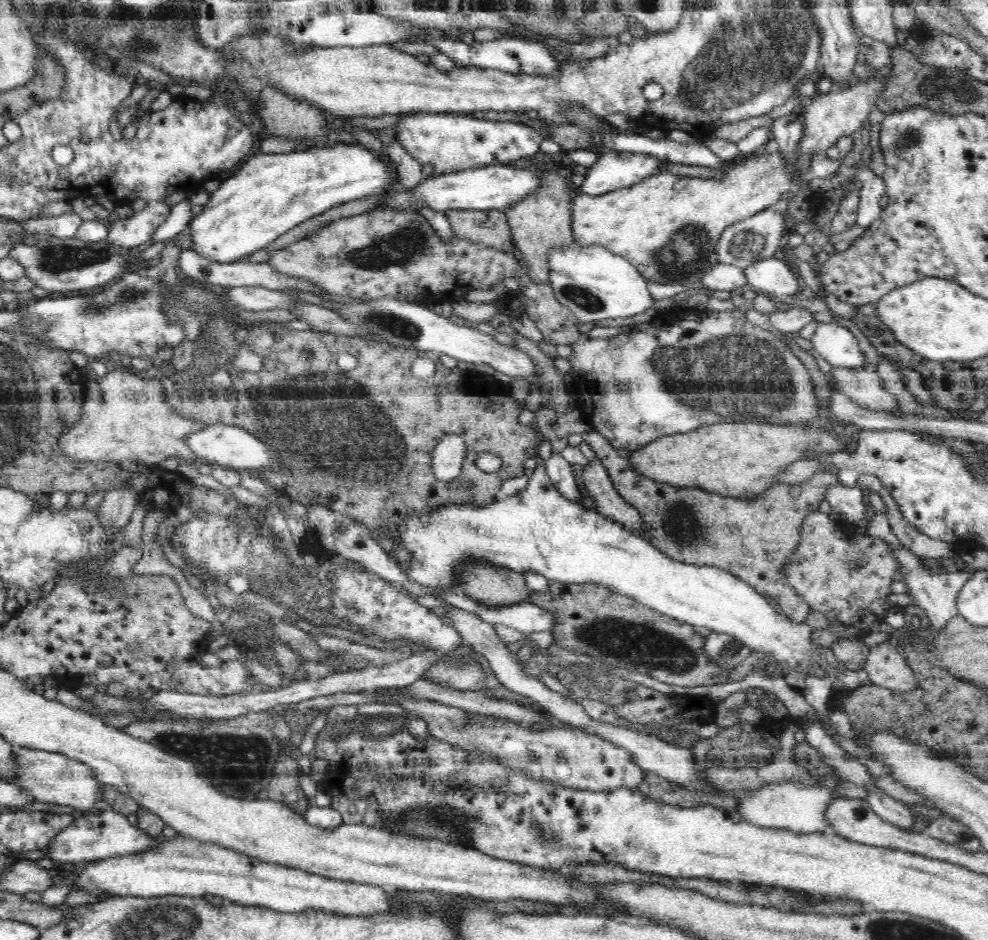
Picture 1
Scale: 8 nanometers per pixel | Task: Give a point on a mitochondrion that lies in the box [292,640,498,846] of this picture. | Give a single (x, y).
(363, 781)

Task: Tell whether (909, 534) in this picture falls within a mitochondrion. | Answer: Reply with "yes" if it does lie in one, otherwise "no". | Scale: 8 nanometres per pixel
no

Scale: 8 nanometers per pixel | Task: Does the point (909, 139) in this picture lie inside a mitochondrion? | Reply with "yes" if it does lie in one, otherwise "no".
yes

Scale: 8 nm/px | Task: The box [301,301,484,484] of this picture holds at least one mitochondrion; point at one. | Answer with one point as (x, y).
(396, 325)

